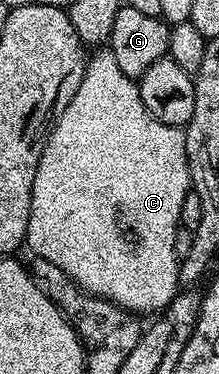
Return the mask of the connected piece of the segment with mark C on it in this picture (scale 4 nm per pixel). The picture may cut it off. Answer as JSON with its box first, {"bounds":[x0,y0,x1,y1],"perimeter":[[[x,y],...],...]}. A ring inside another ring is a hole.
{"bounds":[25,48,192,316],"perimeter":[[[98,48],[89,55],[84,72],[84,80],[80,80],[80,88],[76,88],[76,96],[68,100],[61,107],[60,113],[53,119],[50,134],[42,149],[42,155],[36,168],[36,180],[32,184],[32,208],[28,216],[28,232],[25,245],[30,246],[30,254],[52,260],[56,268],[64,268],[68,276],[81,290],[87,290],[98,298],[106,298],[125,310],[139,316],[153,315],[166,309],[168,303],[179,293],[180,279],[178,268],[180,260],[176,256],[176,232],[182,220],[184,196],[192,193],[190,185],[190,165],[186,155],[186,132],[181,126],[164,124],[148,112],[144,100],[138,91],[137,81],[123,72],[120,64],[116,64],[116,56],[108,48]]]}

